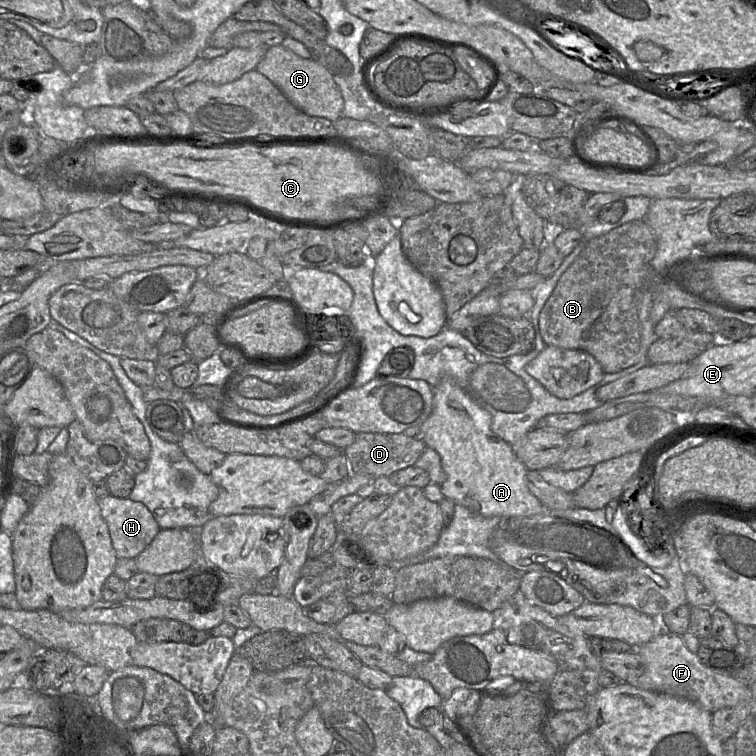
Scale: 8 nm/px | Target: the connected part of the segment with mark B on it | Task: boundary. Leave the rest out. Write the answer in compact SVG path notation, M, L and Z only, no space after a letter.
M644 219L625 223L589 240L583 238L583 250L561 275L540 311L538 325L545 344L585 351L599 362L604 373L634 365L640 349L638 303L644 289L650 286L650 262L656 250L654 233Z

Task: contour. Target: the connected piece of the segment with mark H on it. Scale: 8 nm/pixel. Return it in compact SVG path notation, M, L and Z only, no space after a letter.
M107 495L98 498L117 558L135 559L155 538L160 527L141 502Z

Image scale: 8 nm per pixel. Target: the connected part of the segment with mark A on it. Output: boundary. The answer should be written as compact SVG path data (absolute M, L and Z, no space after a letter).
M443 377L440 382L433 387L433 410L431 415L420 426L423 433L423 440L428 448L434 449L441 458L443 470L446 474L446 480L441 485L444 496L454 502L467 507L472 512L480 514L486 518L508 518L508 517L530 517L544 512L544 507L541 502L530 492L526 483L527 469L523 463L517 458L513 447L506 441L498 437L491 429L491 414L485 409L478 406L465 393L465 391L451 377Z

